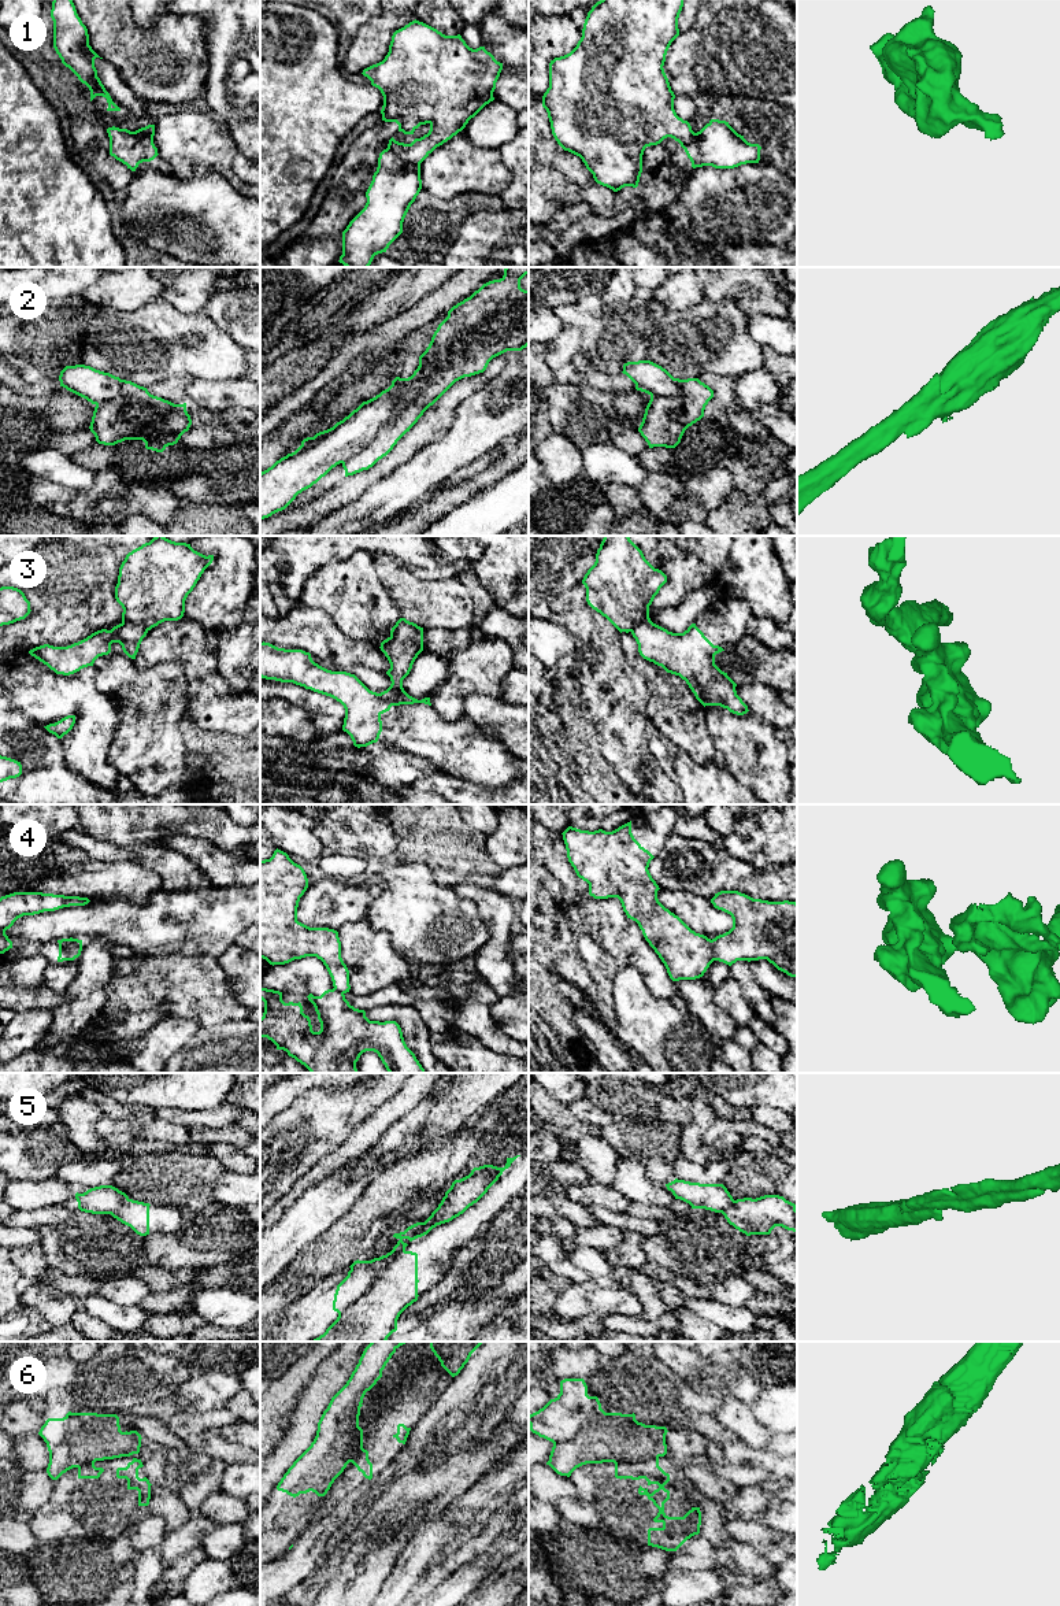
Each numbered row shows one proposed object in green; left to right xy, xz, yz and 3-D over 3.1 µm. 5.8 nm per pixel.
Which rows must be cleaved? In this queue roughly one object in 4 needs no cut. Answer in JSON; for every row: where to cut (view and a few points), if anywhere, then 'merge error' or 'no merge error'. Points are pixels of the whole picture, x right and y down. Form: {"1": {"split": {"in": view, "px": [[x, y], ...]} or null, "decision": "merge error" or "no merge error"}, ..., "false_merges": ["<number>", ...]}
{"1": {"split": {"in": "xz", "px": [[388, 147], [403, 159], [419, 165]]}, "decision": "merge error"}, "2": {"split": {"in": "xz", "px": [[408, 380], [399, 392], [389, 418], [375, 436], [341, 462]]}, "decision": "merge error"}, "3": {"split": {"in": "xz", "px": [[390, 636], [399, 640], [411, 640], [422, 650]]}, "decision": "merge error"}, "4": {"split": {"in": "xy", "px": [[77, 939], [69, 948], [67, 959]]}, "decision": "merge error"}, "5": {"split": {"in": "xz", "px": [[404, 1249], [374, 1283], [338, 1314]]}, "decision": "merge error"}, "6": {"split": {"in": "yz", "px": [[658, 1457], [640, 1461], [618, 1461], [615, 1464]]}, "decision": "merge error"}, "false_merges": ["1", "2", "3", "4", "5", "6"]}

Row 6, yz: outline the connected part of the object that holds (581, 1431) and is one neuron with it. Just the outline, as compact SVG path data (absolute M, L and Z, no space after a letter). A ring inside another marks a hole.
M564 1379L560 1381L560 1394L542 1409L529 1416L530 1431L553 1443L549 1465L557 1474L570 1477L571 1473L586 1463L603 1462L641 1462L667 1454L666 1426L645 1425L635 1420L635 1414L605 1413L597 1396L588 1395L583 1379Z

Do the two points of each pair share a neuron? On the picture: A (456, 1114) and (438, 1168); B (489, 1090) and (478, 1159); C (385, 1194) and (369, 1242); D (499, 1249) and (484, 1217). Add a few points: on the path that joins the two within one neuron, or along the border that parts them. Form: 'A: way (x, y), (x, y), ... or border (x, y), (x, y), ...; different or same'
A: border (475, 1116), (471, 1116), (455, 1131), (421, 1150); different
B: border (504, 1090), (477, 1114); different
C: way (380, 1206), (375, 1210), (375, 1225), (373, 1229); same
D: border (514, 1198), (492, 1218); different

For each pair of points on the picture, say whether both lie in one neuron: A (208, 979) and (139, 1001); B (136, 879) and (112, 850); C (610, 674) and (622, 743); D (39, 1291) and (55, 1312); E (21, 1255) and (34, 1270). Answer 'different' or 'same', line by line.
A: same
B: different
C: same
D: same
E: same

